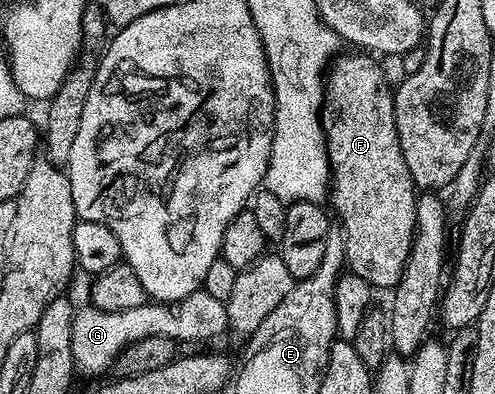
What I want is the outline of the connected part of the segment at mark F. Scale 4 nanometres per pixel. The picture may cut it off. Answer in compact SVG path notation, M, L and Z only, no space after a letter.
M360 50L350 52L349 56L340 54L331 61L324 84L323 107L327 111L323 113L322 123L324 138L328 141L331 211L334 216L336 211L337 218L341 220L347 271L358 278L366 278L373 289L392 290L406 270L406 258L410 258L416 225L417 186L406 166L406 158L402 158L396 111L392 105L394 92L390 84L388 88L388 80L380 69L381 61Z

